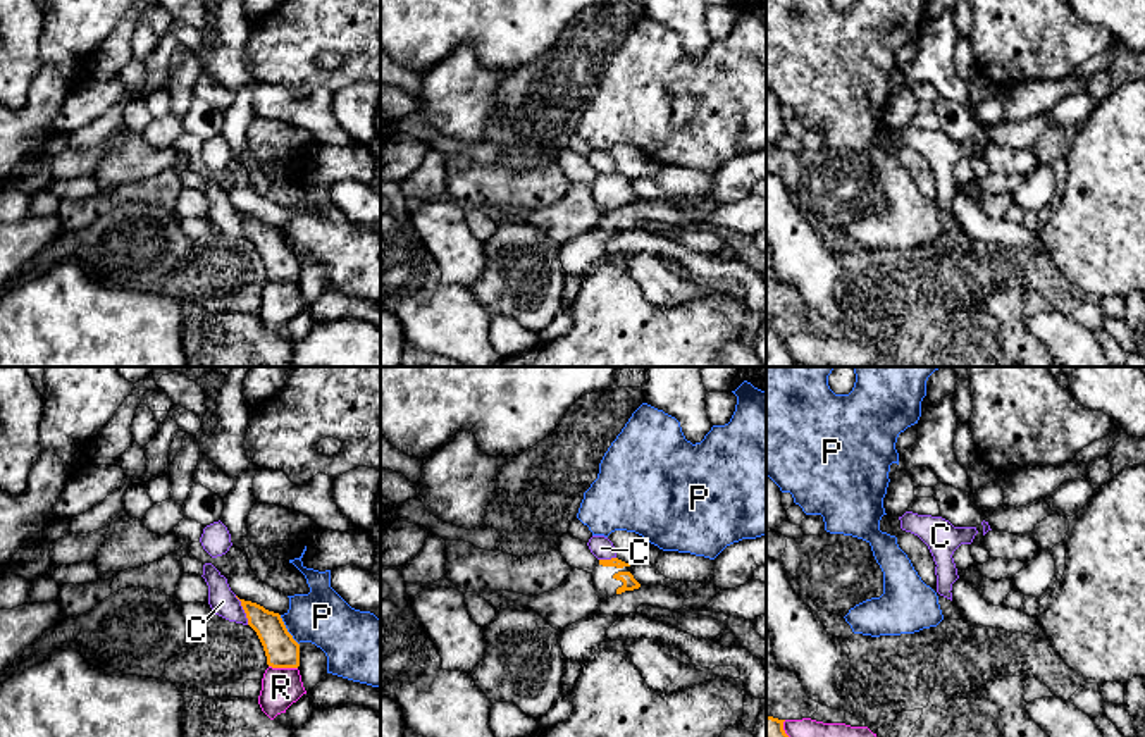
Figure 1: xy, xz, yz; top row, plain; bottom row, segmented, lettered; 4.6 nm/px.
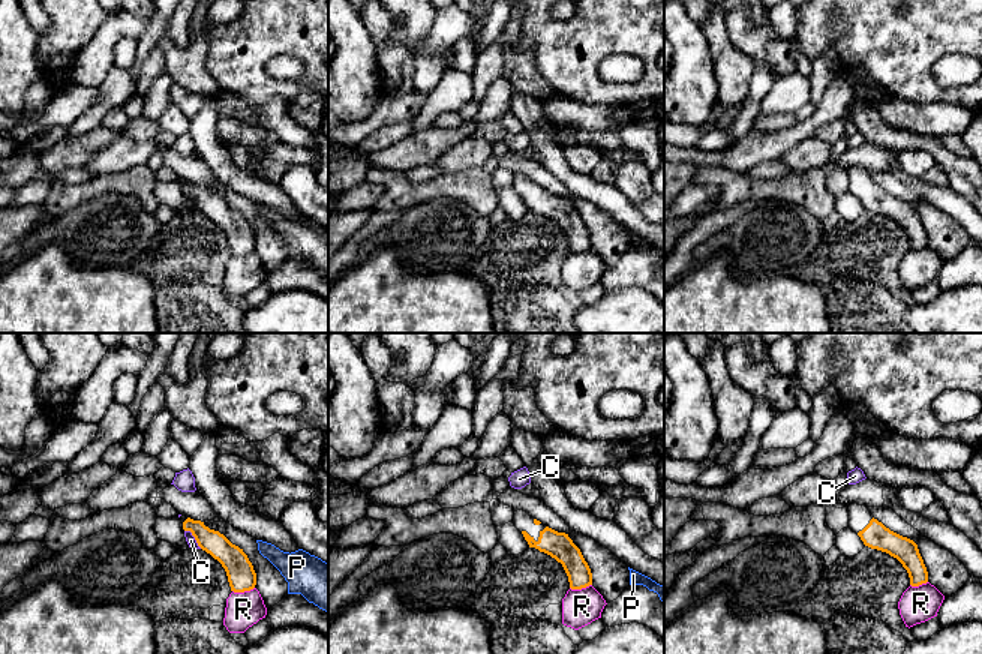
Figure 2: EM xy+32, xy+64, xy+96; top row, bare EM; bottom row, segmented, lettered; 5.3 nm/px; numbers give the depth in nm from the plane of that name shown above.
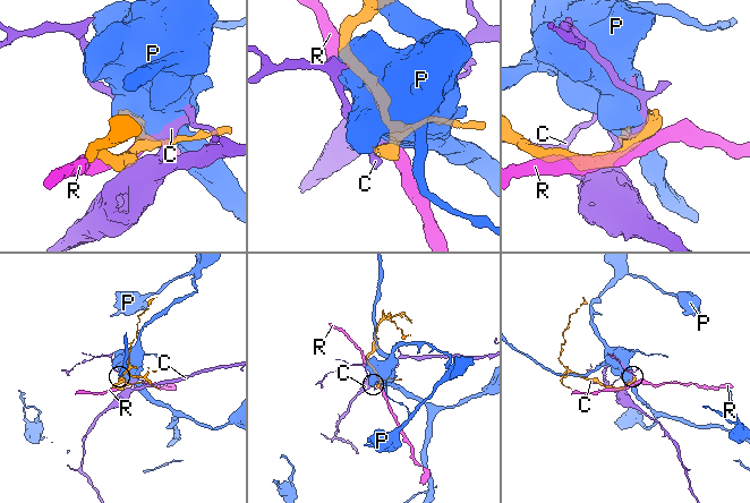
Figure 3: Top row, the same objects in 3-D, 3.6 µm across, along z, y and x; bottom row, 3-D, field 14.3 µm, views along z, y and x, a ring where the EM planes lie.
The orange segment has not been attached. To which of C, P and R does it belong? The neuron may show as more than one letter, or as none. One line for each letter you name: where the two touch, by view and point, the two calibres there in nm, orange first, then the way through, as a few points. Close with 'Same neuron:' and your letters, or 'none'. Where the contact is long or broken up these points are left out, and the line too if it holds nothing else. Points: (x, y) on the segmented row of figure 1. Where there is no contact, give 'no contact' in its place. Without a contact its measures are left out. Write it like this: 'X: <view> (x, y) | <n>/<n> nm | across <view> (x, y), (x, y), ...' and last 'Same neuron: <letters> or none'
Same neuron: none

